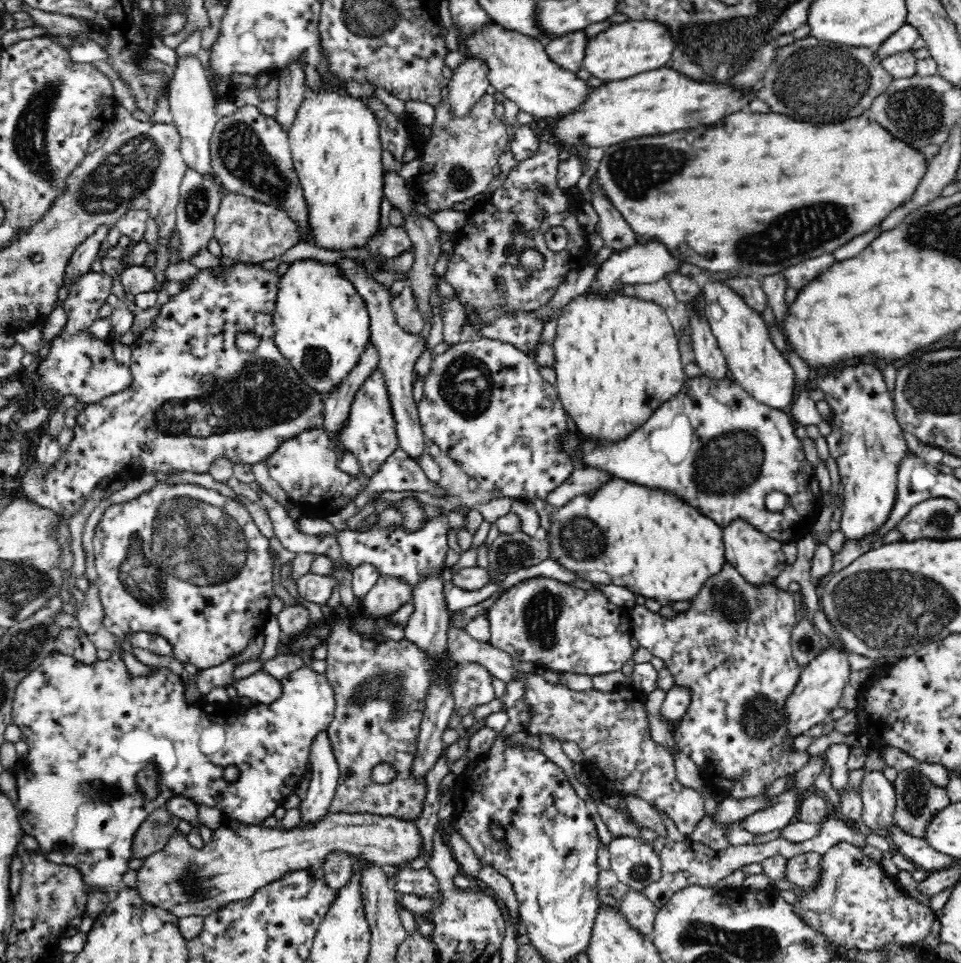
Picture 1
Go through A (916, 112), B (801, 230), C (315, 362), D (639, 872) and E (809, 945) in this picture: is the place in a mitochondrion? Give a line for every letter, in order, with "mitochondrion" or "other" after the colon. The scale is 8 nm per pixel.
A: mitochondrion
B: mitochondrion
C: mitochondrion
D: mitochondrion
E: mitochondrion

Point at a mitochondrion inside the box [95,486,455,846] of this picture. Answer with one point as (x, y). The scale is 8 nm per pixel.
(192, 539)

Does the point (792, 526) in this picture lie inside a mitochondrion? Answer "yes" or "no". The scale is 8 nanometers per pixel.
no

